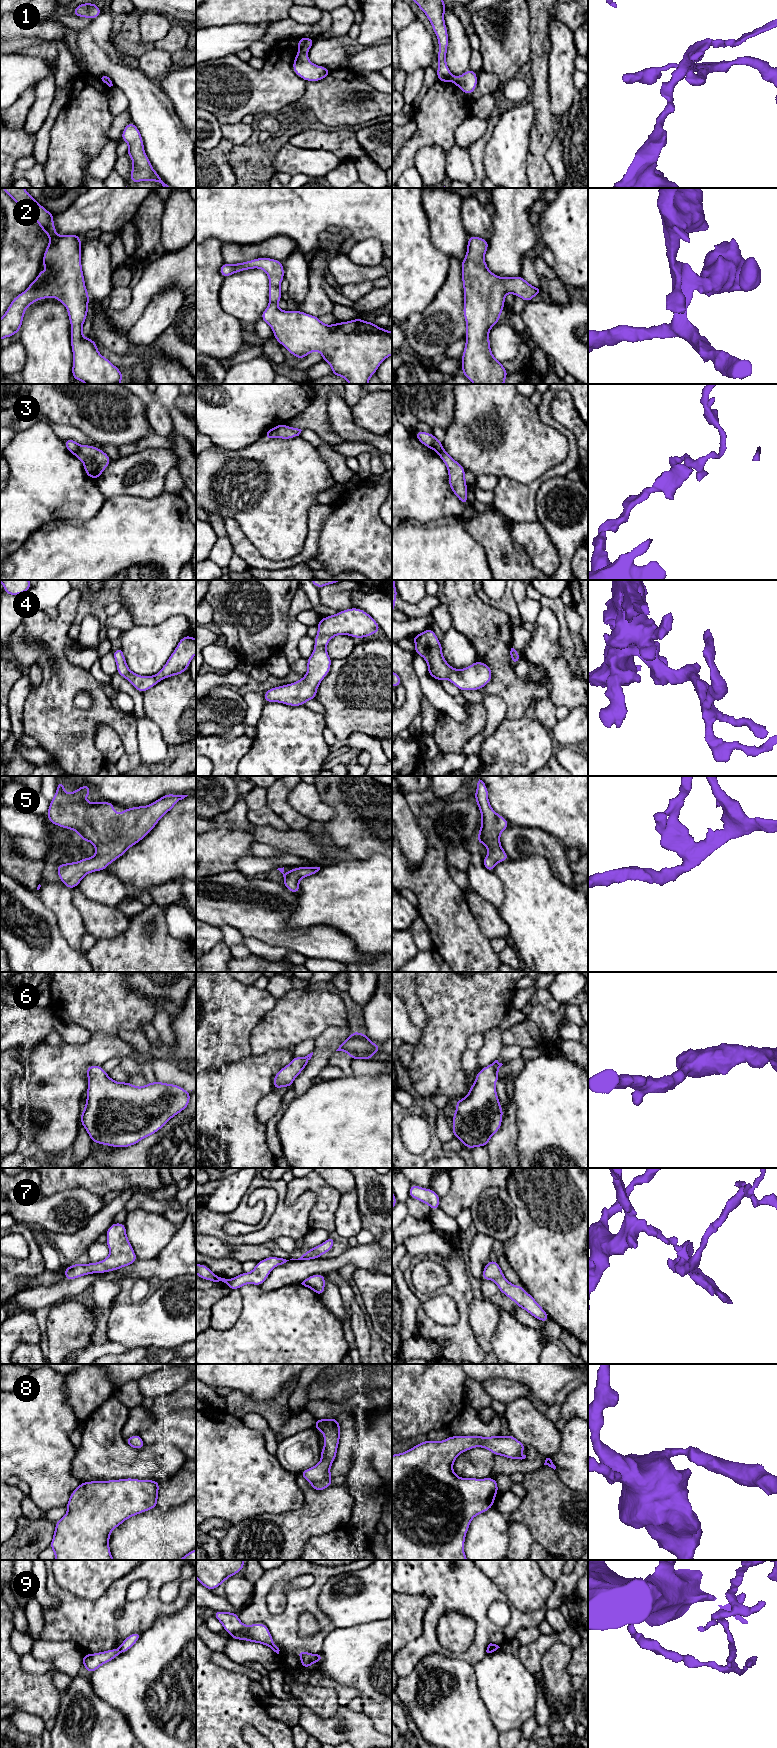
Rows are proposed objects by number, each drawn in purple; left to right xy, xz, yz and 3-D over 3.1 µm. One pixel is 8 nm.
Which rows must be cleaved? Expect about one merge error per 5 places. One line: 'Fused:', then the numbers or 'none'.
Fused: 1, 3, 9

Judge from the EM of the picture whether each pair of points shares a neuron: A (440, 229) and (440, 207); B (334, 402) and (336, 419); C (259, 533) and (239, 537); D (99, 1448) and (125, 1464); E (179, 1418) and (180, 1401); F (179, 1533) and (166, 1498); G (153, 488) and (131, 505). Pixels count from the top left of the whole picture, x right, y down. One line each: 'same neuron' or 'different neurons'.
A: same neuron
B: same neuron
C: different neurons
D: same neuron
E: different neurons
F: different neurons
G: different neurons

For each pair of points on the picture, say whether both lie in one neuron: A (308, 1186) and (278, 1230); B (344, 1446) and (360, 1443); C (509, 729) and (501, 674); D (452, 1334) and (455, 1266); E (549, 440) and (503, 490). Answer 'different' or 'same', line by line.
A: different
B: different
C: different
D: same
E: different

